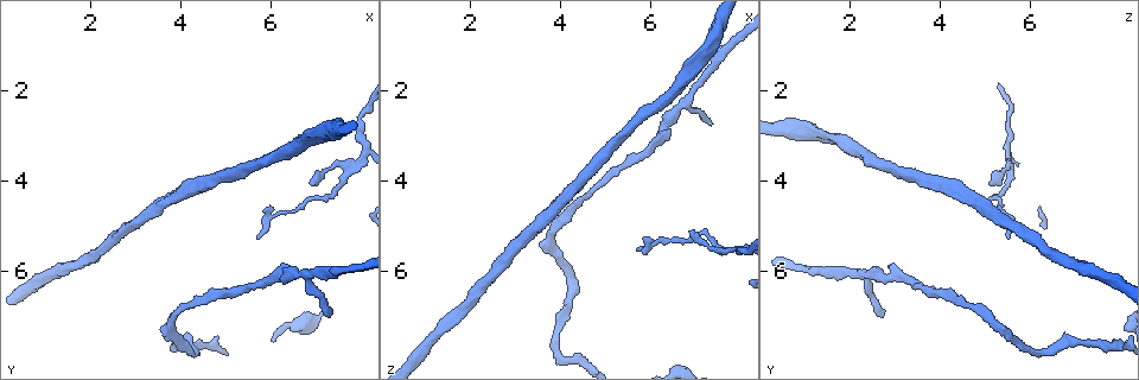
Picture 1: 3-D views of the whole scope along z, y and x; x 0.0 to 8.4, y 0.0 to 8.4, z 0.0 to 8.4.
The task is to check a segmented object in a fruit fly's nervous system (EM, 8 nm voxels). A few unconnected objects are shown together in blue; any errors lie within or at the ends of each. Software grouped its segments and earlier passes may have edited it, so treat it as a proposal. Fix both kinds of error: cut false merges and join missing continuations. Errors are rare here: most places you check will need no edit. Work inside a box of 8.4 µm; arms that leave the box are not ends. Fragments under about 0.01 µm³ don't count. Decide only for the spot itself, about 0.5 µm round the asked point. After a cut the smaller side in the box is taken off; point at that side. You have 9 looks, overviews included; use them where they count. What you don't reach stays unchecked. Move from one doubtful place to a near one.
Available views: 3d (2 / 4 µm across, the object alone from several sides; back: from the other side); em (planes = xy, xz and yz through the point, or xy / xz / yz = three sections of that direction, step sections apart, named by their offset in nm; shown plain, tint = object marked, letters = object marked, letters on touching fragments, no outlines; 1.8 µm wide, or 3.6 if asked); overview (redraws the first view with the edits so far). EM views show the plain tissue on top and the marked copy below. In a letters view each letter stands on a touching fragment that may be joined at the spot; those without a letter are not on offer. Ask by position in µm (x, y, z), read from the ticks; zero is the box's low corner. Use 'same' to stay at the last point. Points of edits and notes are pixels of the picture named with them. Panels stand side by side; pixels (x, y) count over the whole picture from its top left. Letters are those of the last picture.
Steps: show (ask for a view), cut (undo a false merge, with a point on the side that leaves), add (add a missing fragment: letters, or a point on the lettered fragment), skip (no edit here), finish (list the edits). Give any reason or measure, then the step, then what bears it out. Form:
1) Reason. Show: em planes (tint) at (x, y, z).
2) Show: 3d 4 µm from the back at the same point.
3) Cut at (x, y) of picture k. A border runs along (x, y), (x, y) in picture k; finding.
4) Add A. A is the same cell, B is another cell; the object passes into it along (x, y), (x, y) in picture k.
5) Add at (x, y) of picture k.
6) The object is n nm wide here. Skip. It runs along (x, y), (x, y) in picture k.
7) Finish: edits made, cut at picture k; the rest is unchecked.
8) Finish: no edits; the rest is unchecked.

A narrow waist. Show: 3d 2 µm at (7.65, 3.65, 5.50).

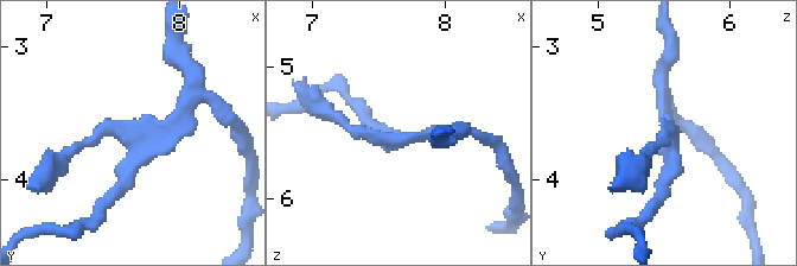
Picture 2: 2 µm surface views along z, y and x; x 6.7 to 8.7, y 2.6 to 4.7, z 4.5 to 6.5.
Need the tissue. Show: em planes (letters) at (7.60, 3.68, 5.56).

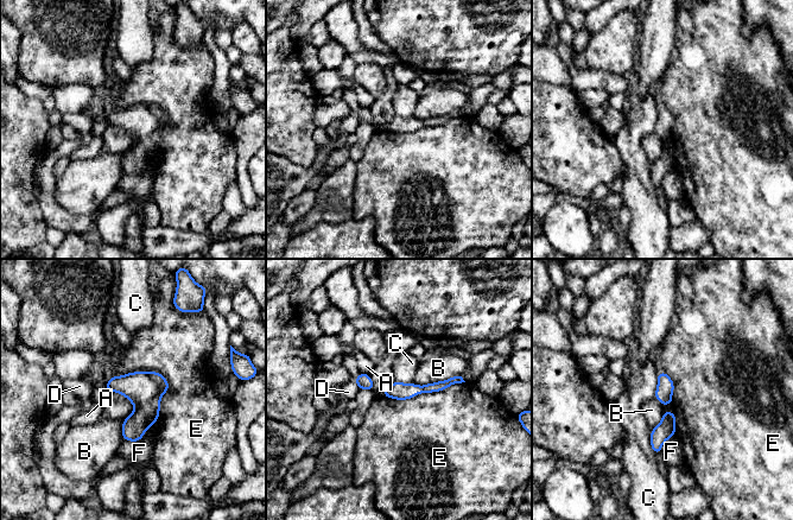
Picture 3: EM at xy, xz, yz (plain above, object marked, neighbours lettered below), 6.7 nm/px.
The object is 110 nm wide here. Skip. A, B, C, D, E and F are other cells; a border runs along (464, 381), (404, 399), (385, 397) in picture 3; one cell here.

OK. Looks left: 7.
Abrupt turn. Show: em 3.6 µm planes (tint) at (3.85, 7.65, 7.85).

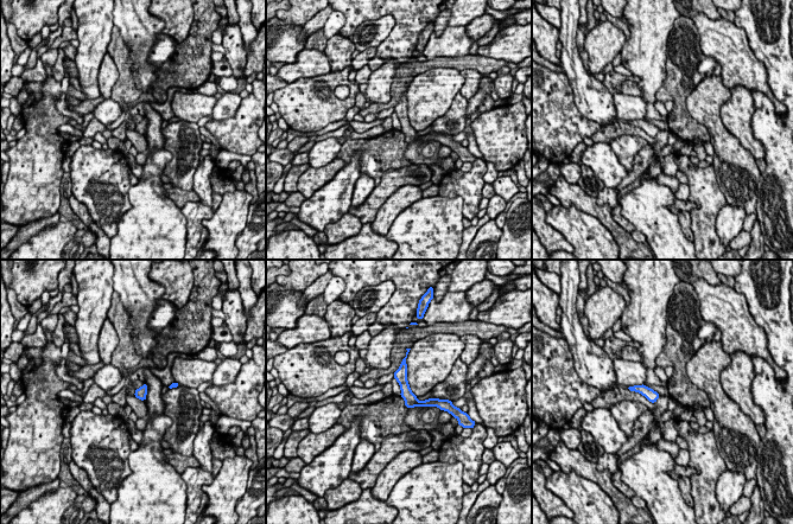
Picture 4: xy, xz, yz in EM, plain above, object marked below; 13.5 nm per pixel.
Show: em 3.6 µm planes (letters) at the same point.

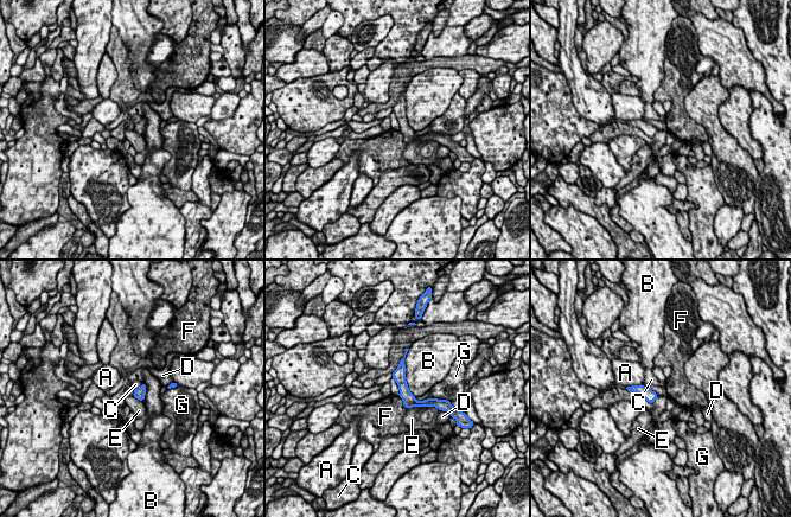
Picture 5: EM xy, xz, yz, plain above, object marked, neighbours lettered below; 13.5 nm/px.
Skip. A, B, C, D, E, F and G are other cells; one cell here.

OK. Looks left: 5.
Long arm stops here. Show: 3d 2 µm at (5.75, 5.30, 5.50).

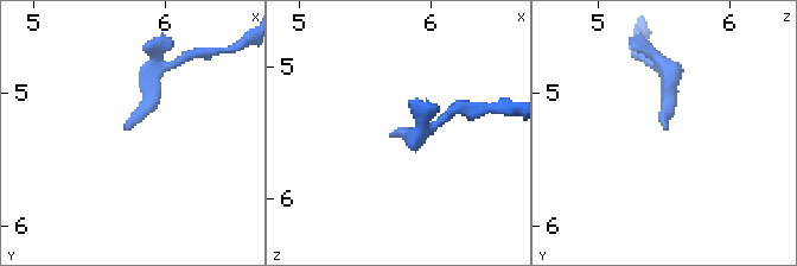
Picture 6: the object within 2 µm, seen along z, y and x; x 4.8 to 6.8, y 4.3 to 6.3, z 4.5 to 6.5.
Need the tissue. Show: em planes (letters) at (5.70, 5.24, 5.54).

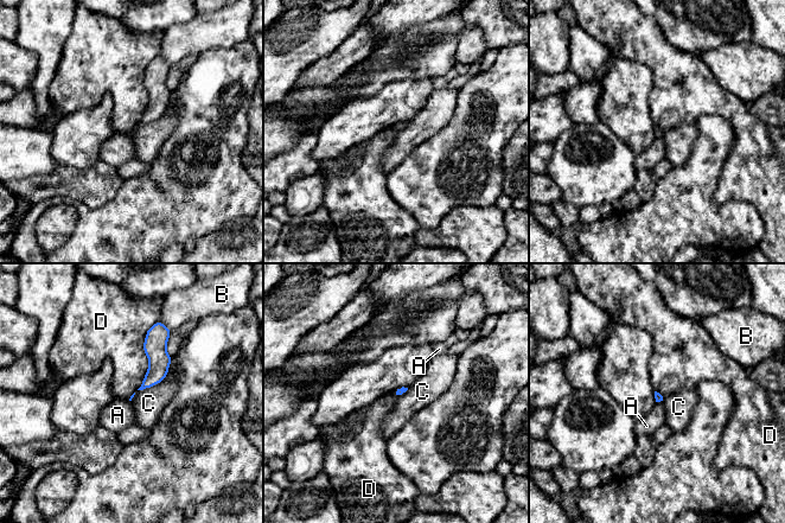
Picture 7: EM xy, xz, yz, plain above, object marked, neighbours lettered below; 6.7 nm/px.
Skip. A, B, C and D are other cells; no lettered fragment goes on from it.

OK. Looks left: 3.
Branch stops here. Show: 3d 2 µm at (7.35, 6.95, 2.75).

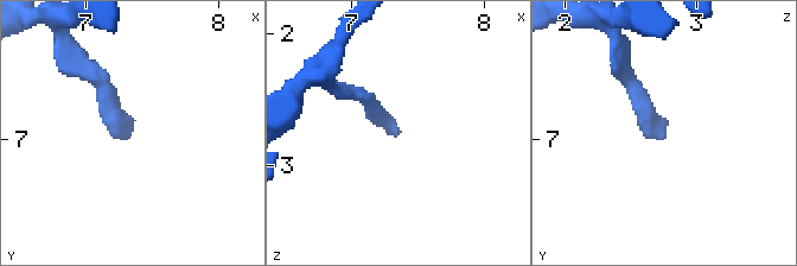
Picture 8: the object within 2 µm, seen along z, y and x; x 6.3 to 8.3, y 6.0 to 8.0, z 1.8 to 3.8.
Shape alone is not enough. Show: em xz step 4 (letters) at (7.32, 6.98, 2.76).

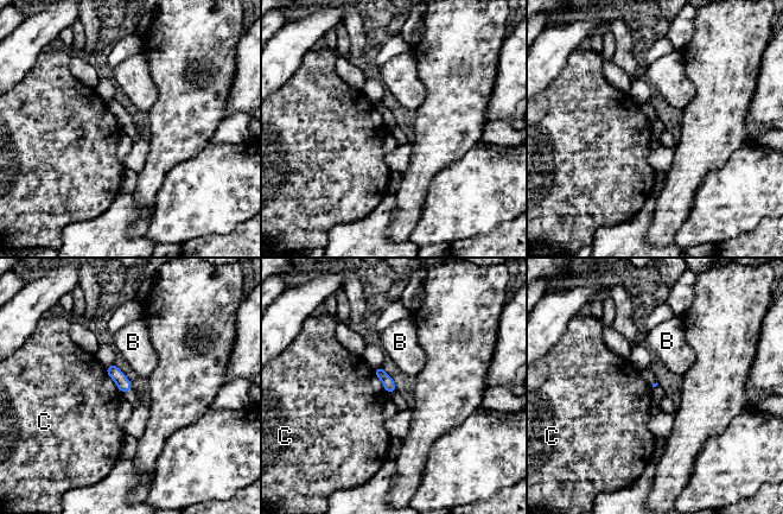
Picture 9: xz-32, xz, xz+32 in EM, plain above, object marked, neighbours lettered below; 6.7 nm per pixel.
Show: em planes (letters) at the same point.

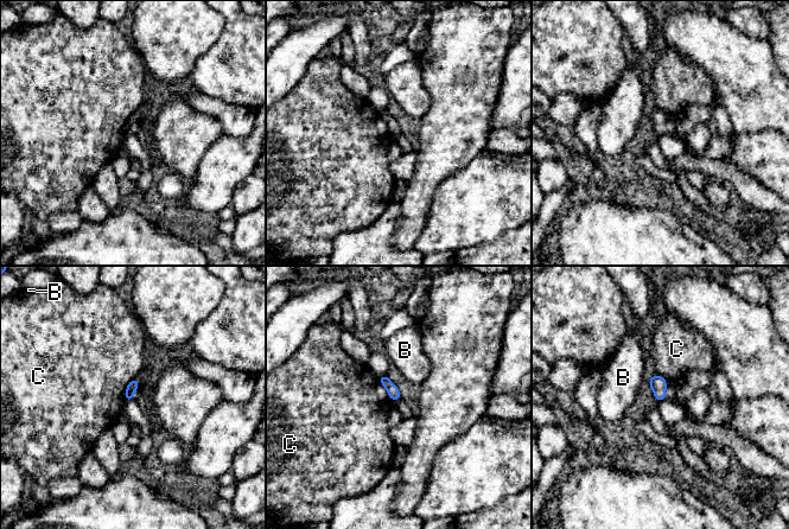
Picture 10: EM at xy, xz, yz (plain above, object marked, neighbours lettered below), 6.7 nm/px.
Skip. B and C are other cells; a border runs along (135, 377), (128, 383), (123, 399) in picture 10; no lettered fragment goes on from it.

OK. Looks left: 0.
Finish: no edits; the rest is unchecked.

